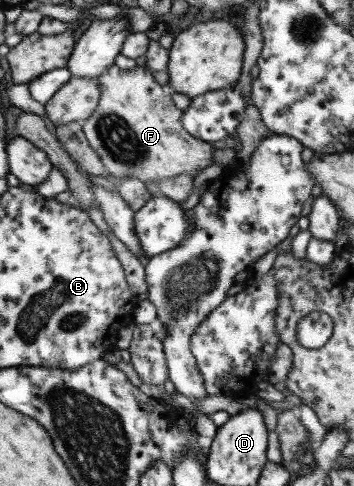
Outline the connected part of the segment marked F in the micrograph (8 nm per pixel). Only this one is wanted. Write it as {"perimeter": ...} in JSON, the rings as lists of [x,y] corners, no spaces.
{"perimeter":[[[141,62],[129,71],[120,70],[113,64],[98,78],[98,83],[99,99],[93,113],[82,121],[82,131],[91,150],[101,158],[108,176],[118,179],[119,182],[133,177],[146,185],[181,174],[195,179],[199,172],[212,165],[213,146],[209,145],[208,141],[191,136],[183,129],[182,111],[175,108],[170,91],[153,82],[151,72]]]}

